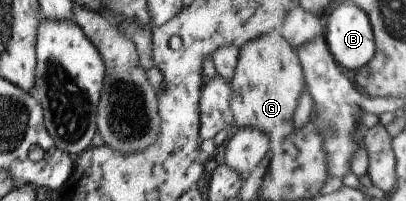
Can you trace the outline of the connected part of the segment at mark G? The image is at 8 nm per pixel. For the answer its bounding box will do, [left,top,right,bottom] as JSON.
[230,32,308,138]

